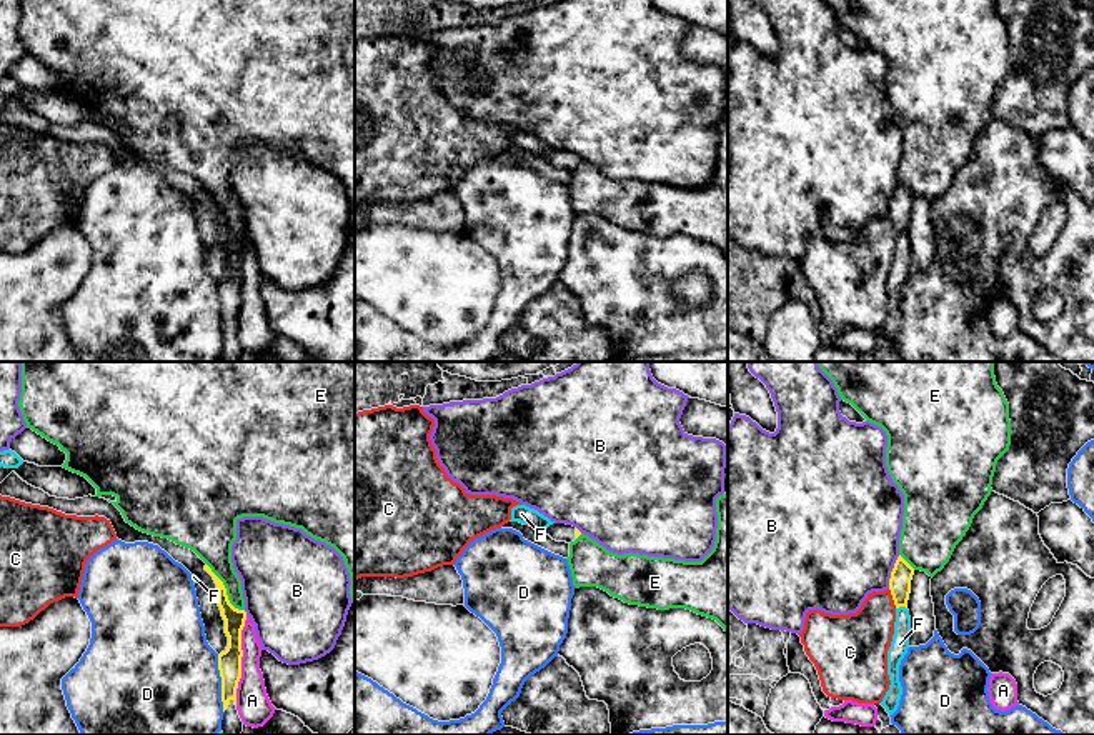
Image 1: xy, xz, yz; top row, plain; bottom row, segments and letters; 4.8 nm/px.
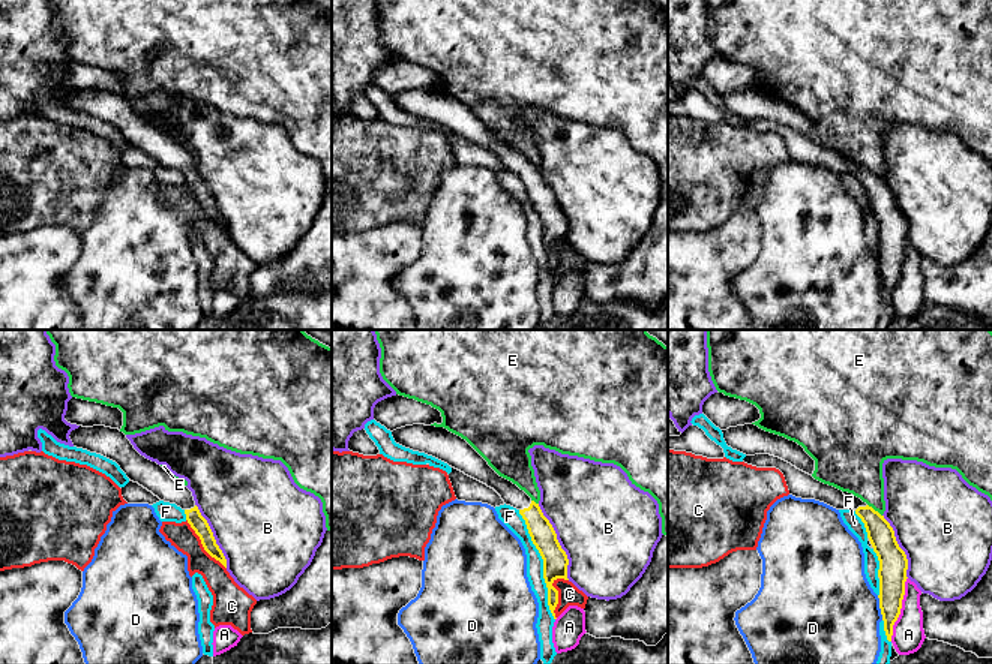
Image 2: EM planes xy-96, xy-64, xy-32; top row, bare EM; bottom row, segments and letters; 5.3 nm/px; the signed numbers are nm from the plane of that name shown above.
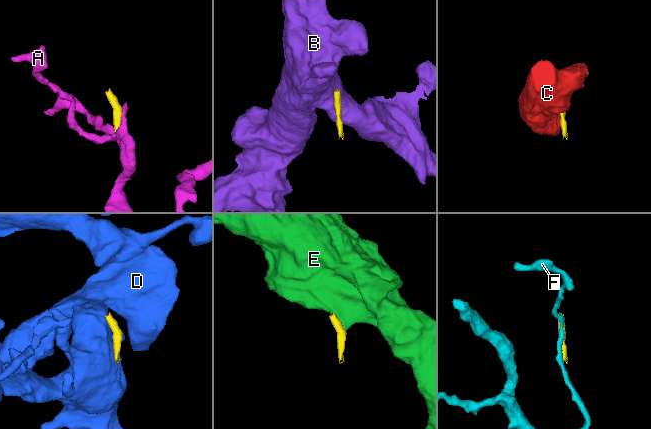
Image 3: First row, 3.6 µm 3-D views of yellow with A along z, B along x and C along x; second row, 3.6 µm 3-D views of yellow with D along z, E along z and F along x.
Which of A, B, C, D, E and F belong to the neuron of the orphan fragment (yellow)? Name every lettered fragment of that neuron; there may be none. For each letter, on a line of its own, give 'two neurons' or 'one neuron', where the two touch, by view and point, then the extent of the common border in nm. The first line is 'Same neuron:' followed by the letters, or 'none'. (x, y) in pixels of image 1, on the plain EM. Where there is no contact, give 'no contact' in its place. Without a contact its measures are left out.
Same neuron: none
A: two neurons; meets yellow in xy at (240, 287); contact 440 nm long
B: two neurons; meets yellow in yz at (891, 199); contact 170 nm long
C: two neurons; meets yellow in yz at (893, 225); contact 100 nm long
D: two neurons; meets yellow in xy at (222, 310); contact 280 nm long
E: two neurons; meets yellow in xy at (225, 217); contact 300 nm long
F: two neurons; meets yellow in yz at (901, 232); contact 60 nm long

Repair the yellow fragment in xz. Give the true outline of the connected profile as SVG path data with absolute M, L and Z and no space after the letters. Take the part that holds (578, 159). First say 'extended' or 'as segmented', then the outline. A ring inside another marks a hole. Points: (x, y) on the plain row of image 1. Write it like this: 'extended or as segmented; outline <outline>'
extended; outline M553 150L546 155L545 160L556 168L566 168L566 170L574 168L581 162L581 158L576 153L566 150Z

